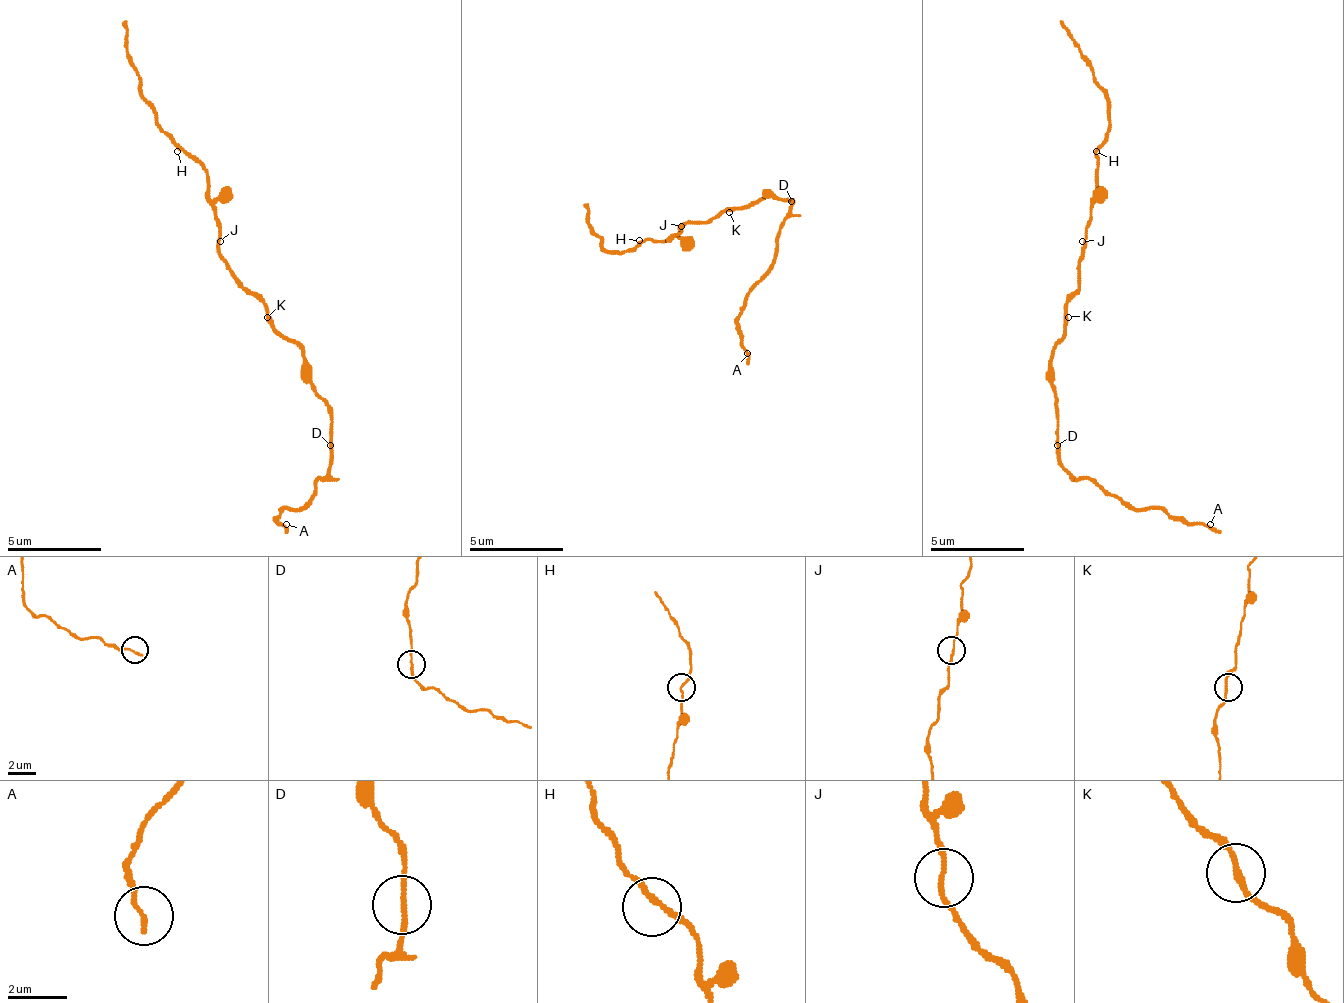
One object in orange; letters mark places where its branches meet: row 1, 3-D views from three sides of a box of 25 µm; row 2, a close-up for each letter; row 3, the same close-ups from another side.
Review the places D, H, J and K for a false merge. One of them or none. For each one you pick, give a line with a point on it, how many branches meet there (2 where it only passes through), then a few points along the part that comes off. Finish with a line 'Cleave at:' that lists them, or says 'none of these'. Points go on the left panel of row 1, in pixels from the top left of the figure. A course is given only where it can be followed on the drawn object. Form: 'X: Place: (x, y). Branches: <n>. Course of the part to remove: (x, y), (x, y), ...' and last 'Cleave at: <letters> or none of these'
D: Place: (330, 445). Branches: 2. Course of the part to remove: (328, 444), (324, 477), (277, 520), (286, 534)
Cleave at: D

